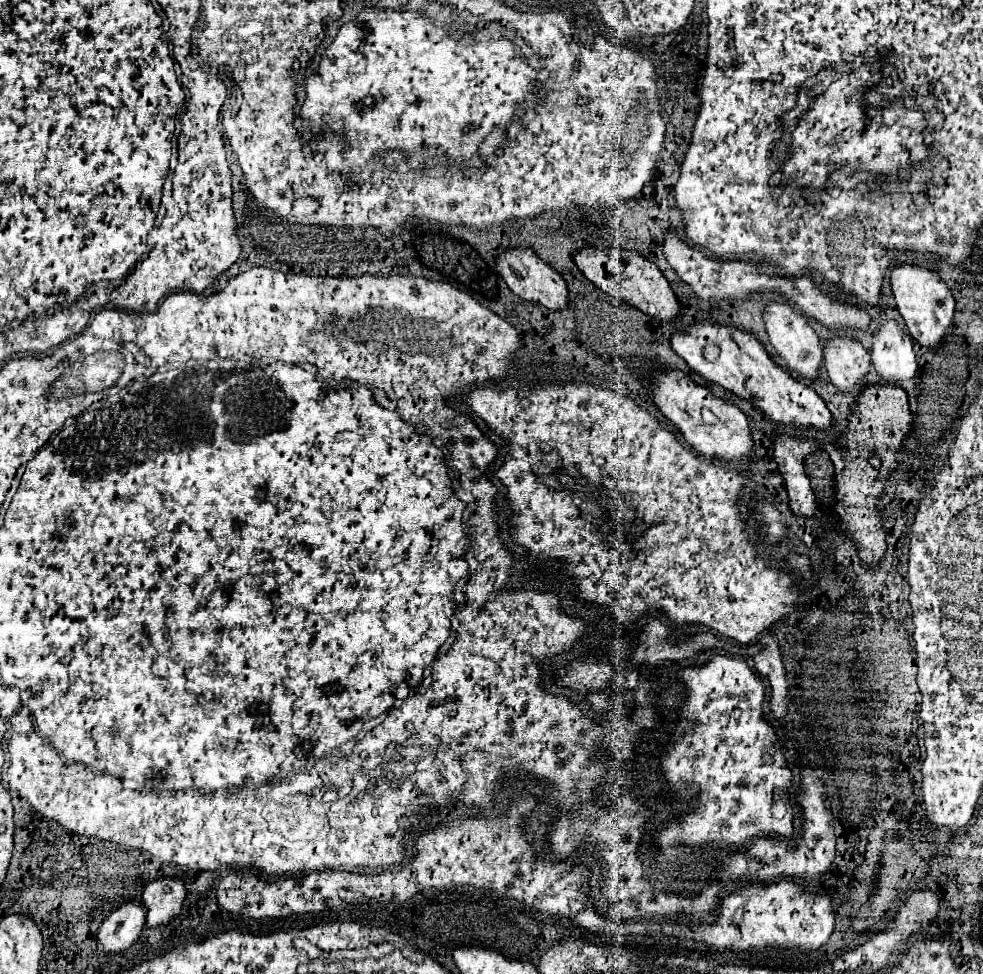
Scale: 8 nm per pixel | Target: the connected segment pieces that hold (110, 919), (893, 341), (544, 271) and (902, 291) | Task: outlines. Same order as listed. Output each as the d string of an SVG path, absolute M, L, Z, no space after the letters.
M130 900L108 914L98 930L98 942L106 952L126 950L136 942L146 922L146 908L142 900Z
M888 320L872 332L870 360L880 378L884 378L884 382L890 384L912 380L918 374L912 338L902 330L902 326L896 320Z
M510 248L510 250L502 250L496 256L496 270L504 278L504 282L508 284L508 288L516 296L520 296L522 300L538 302L538 304L546 306L548 310L560 310L568 302L568 288L566 288L566 282L562 280L562 276L554 268L550 268L544 260L540 260L534 254L532 248Z
M900 264L890 274L890 286L910 336L922 346L928 348L940 346L946 328L952 324L952 316L954 316L954 296L950 288L944 284L944 280L936 272L926 270L918 264Z

